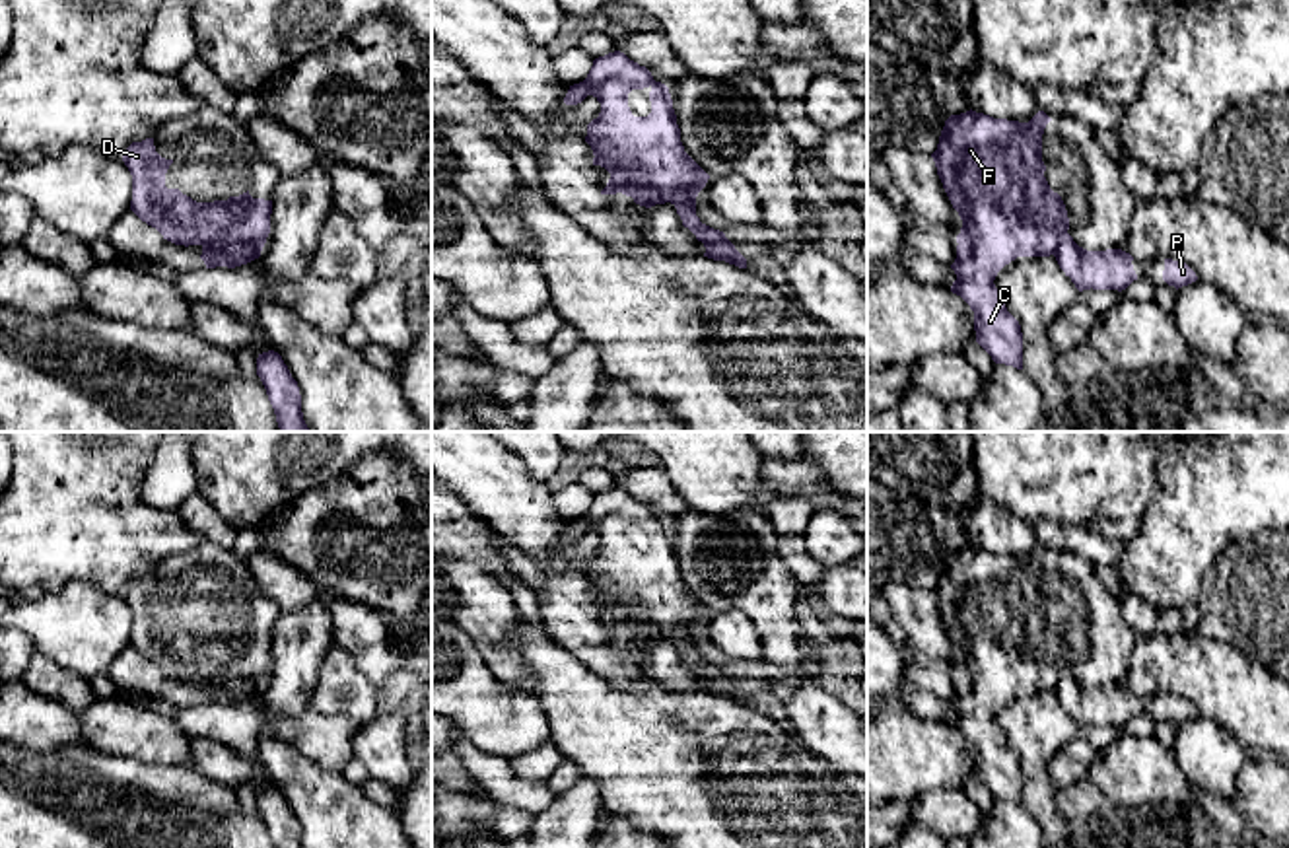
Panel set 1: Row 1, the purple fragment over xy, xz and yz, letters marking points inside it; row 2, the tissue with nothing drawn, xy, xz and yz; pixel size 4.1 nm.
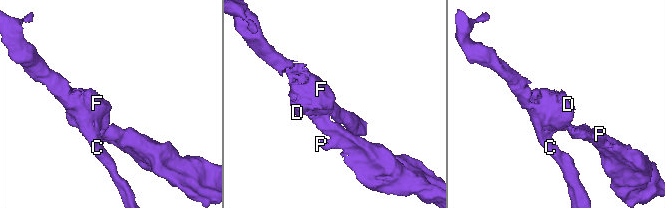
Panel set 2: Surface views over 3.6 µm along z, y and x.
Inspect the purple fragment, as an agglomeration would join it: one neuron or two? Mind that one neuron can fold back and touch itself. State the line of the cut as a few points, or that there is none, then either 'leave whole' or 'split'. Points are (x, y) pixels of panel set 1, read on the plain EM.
cut xz (696, 629), (687, 625), (642, 625), (632, 633); split

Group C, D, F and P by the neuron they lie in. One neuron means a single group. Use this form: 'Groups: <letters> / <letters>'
Groups: C D F / P

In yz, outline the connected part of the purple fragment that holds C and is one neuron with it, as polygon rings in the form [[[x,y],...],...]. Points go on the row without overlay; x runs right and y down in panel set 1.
[[[966,547],[951,550],[931,589],[943,624],[962,655],[957,671],[957,716],[951,727],[974,747],[976,778],[995,799],[1023,805],[1023,768],[1007,747],[993,716],[1017,692],[1050,692],[1069,665],[1065,640],[1044,613],[1042,570],[1052,554],[1038,547],[1028,558]]]

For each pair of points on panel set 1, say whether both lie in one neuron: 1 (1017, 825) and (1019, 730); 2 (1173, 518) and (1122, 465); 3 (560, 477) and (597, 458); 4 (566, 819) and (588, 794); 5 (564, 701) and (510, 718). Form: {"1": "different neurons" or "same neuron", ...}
{"1": "different neurons", "2": "different neurons", "3": "same neuron", "4": "same neuron", "5": "different neurons"}

